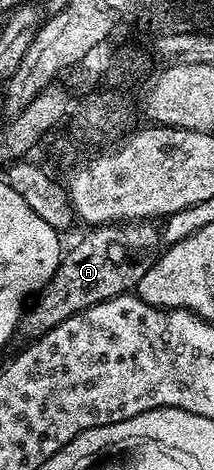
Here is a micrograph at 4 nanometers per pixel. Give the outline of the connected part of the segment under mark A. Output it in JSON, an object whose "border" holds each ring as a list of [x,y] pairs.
{"border":[[[111,223],[108,225],[100,225],[89,230],[90,234],[87,235],[83,241],[78,241],[75,243],[74,246],[69,246],[68,252],[63,256],[61,263],[58,265],[58,269],[52,275],[52,279],[49,283],[46,284],[45,287],[41,289],[41,291],[37,294],[36,300],[33,302],[34,309],[27,308],[25,312],[22,314],[22,320],[19,321],[18,327],[16,330],[17,336],[20,338],[26,337],[25,339],[37,339],[42,337],[46,334],[46,332],[51,329],[52,327],[56,327],[59,325],[64,319],[68,319],[74,313],[79,313],[80,311],[84,311],[88,307],[92,307],[96,303],[104,303],[108,299],[112,299],[113,297],[118,297],[122,293],[131,292],[137,285],[140,283],[140,279],[144,279],[144,271],[148,271],[148,267],[150,266],[151,262],[149,260],[144,259],[143,261],[138,261],[141,259],[142,256],[145,255],[149,249],[159,248],[160,245],[160,233],[157,228],[155,229],[142,229],[146,227],[139,227],[137,224],[134,223]]]}

